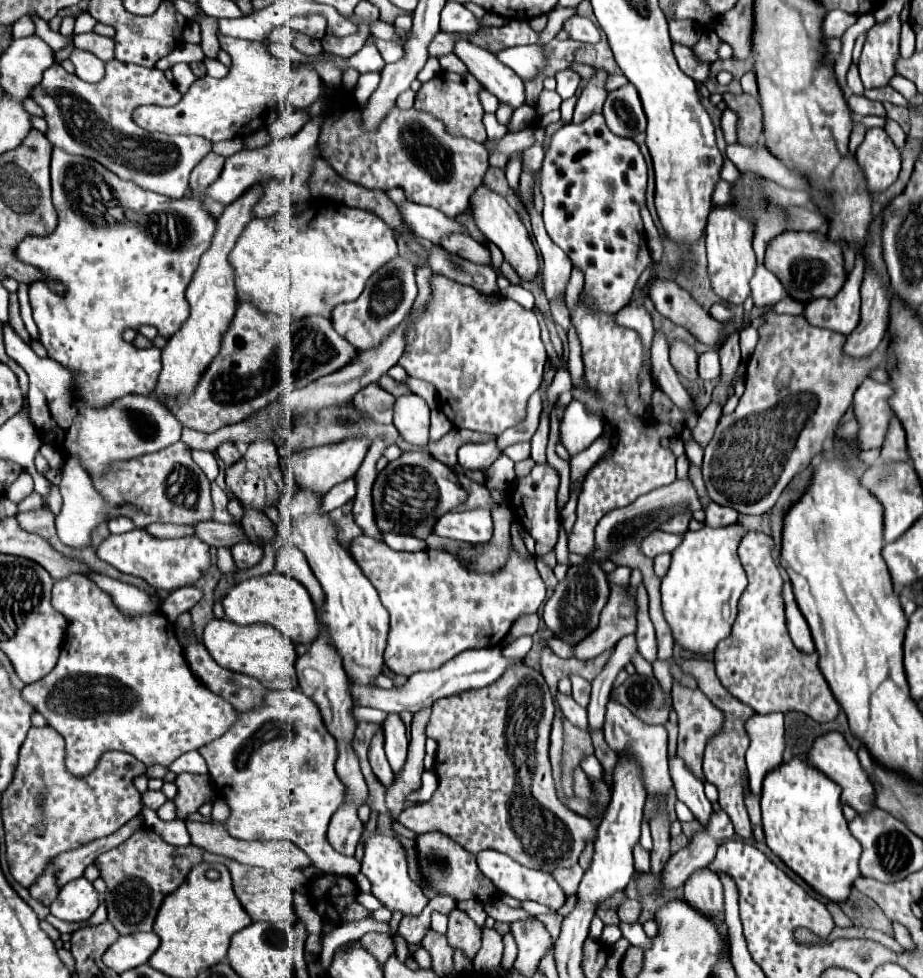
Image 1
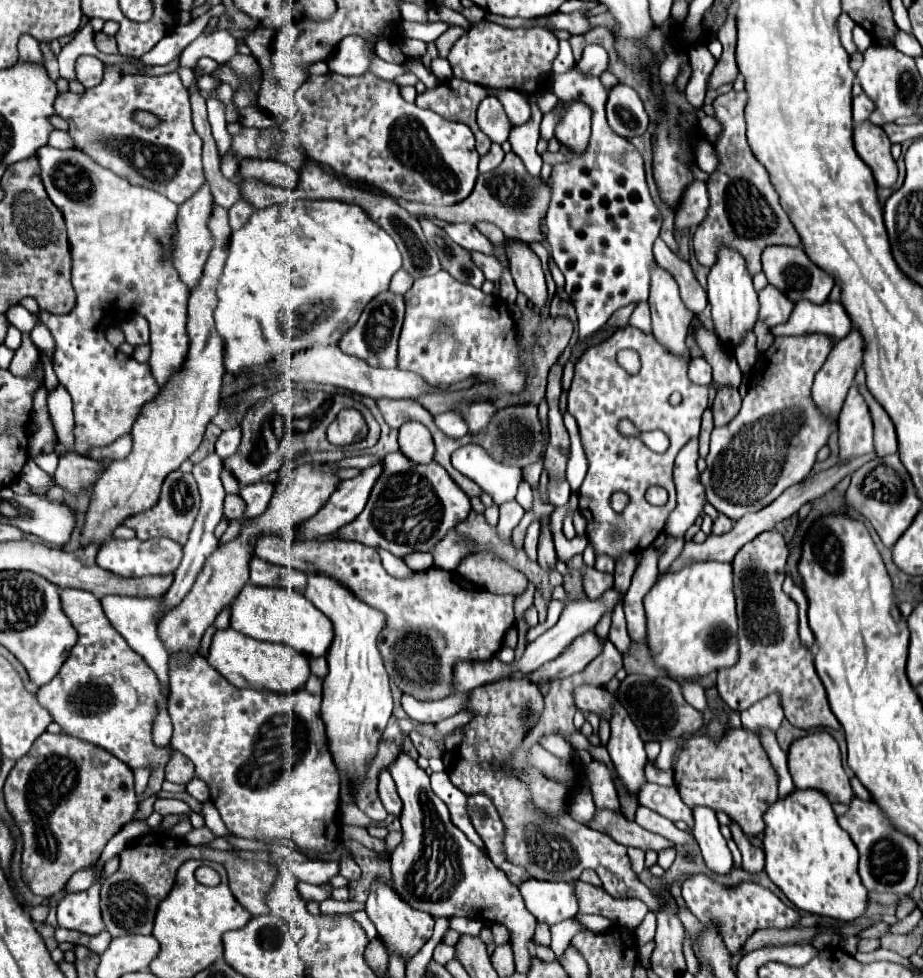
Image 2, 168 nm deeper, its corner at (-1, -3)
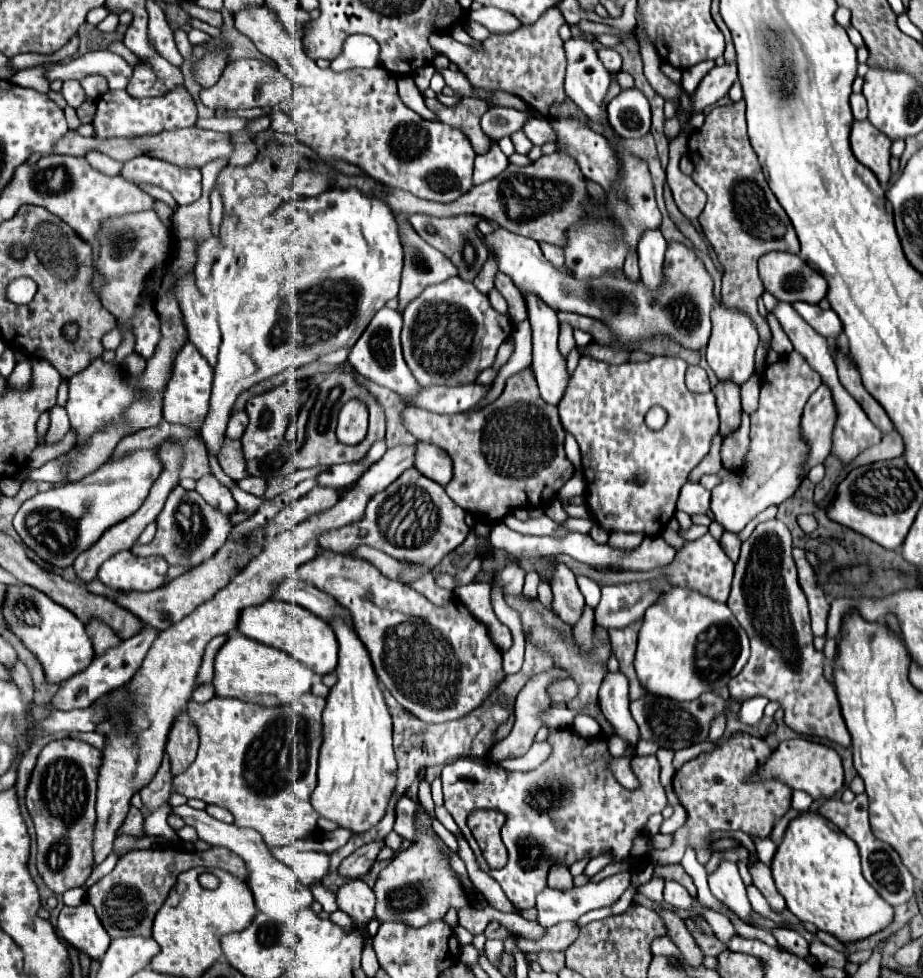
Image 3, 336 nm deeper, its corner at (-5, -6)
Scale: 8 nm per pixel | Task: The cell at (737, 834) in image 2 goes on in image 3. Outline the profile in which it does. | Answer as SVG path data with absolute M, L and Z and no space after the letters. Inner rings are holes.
M756 861L756 863L748 863L748 871L750 871L750 877L752 877L752 883L766 897L768 905L776 911L782 911L786 907L786 903L782 901L782 895L778 893L776 885L774 885L774 879L770 875L770 867L764 865L762 861Z

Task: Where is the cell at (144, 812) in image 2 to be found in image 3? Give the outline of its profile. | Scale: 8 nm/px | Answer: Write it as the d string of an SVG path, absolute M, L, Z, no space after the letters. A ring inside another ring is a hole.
M90 903L78 907L64 905L58 915L58 931L70 945L88 953L90 959L102 959L110 945L110 937L102 923L98 923L98 915Z

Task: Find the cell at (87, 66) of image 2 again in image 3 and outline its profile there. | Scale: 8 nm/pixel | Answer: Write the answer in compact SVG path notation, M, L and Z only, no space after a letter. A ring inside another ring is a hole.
M90 75L90 77L82 79L82 88L86 91L86 97L98 99L100 95L104 95L108 91L108 83L100 75Z

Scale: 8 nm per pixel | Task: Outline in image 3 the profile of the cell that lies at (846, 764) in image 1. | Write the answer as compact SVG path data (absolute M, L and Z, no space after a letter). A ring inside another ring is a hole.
M802 737L782 741L780 747L770 755L766 765L760 769L758 775L762 779L776 777L776 779L784 781L786 785L790 785L792 789L806 791L812 799L830 799L830 797L834 797L836 791L840 791L844 787L844 769L842 769L840 755L828 745L806 741Z

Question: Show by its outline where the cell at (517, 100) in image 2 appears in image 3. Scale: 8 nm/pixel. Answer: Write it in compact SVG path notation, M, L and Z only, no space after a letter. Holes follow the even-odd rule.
M538 117L526 119L522 131L532 139L534 145L544 145L544 143L548 143L548 141L556 141L550 123L544 123L544 121L538 119Z

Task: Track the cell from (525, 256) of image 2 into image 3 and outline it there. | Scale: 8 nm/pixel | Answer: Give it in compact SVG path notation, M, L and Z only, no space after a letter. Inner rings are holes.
M524 293L524 299L526 299L526 307L528 307L528 319L532 325L532 343L534 343L532 371L534 371L534 377L538 381L542 399L550 405L558 405L562 395L564 395L564 389L568 385L566 361L558 351L558 327L560 327L560 323L556 319L556 311L550 305L542 303L542 299L538 299L536 295L528 295L528 293Z

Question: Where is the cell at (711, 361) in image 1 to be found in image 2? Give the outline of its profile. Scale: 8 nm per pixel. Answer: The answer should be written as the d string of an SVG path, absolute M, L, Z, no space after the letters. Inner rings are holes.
M692 358L690 360L690 368L688 368L688 378L694 384L702 384L708 386L712 382L712 368L704 358Z

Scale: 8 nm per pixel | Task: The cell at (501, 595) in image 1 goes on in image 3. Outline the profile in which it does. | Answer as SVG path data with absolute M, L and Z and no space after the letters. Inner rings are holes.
M324 551L298 567L298 577L350 609L378 679L404 709L426 723L464 717L482 705L504 677L502 651L462 601L452 599L446 607L438 607L410 585L382 575L370 561L334 551Z

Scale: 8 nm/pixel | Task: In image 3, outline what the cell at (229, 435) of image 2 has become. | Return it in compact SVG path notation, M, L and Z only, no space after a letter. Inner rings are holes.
M244 411L234 413L234 415L230 417L226 437L228 437L228 439L232 439L232 441L242 439L242 435L244 435L244 431L246 431L246 425L248 425L248 417L246 417L246 413L244 413Z

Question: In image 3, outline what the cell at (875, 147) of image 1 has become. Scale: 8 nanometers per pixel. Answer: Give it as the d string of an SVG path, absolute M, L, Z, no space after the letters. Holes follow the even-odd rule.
M868 119L866 121L854 121L852 133L850 133L850 145L856 155L856 159L866 165L878 181L886 187L890 181L890 145L892 141L882 135Z

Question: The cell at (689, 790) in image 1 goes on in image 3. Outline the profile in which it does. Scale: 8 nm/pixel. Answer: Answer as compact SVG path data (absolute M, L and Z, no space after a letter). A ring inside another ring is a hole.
M722 859L720 865L716 867L716 871L708 875L708 885L716 899L720 899L724 905L728 905L732 911L736 911L744 921L748 921L752 907L746 897L746 887L738 873L736 863Z

